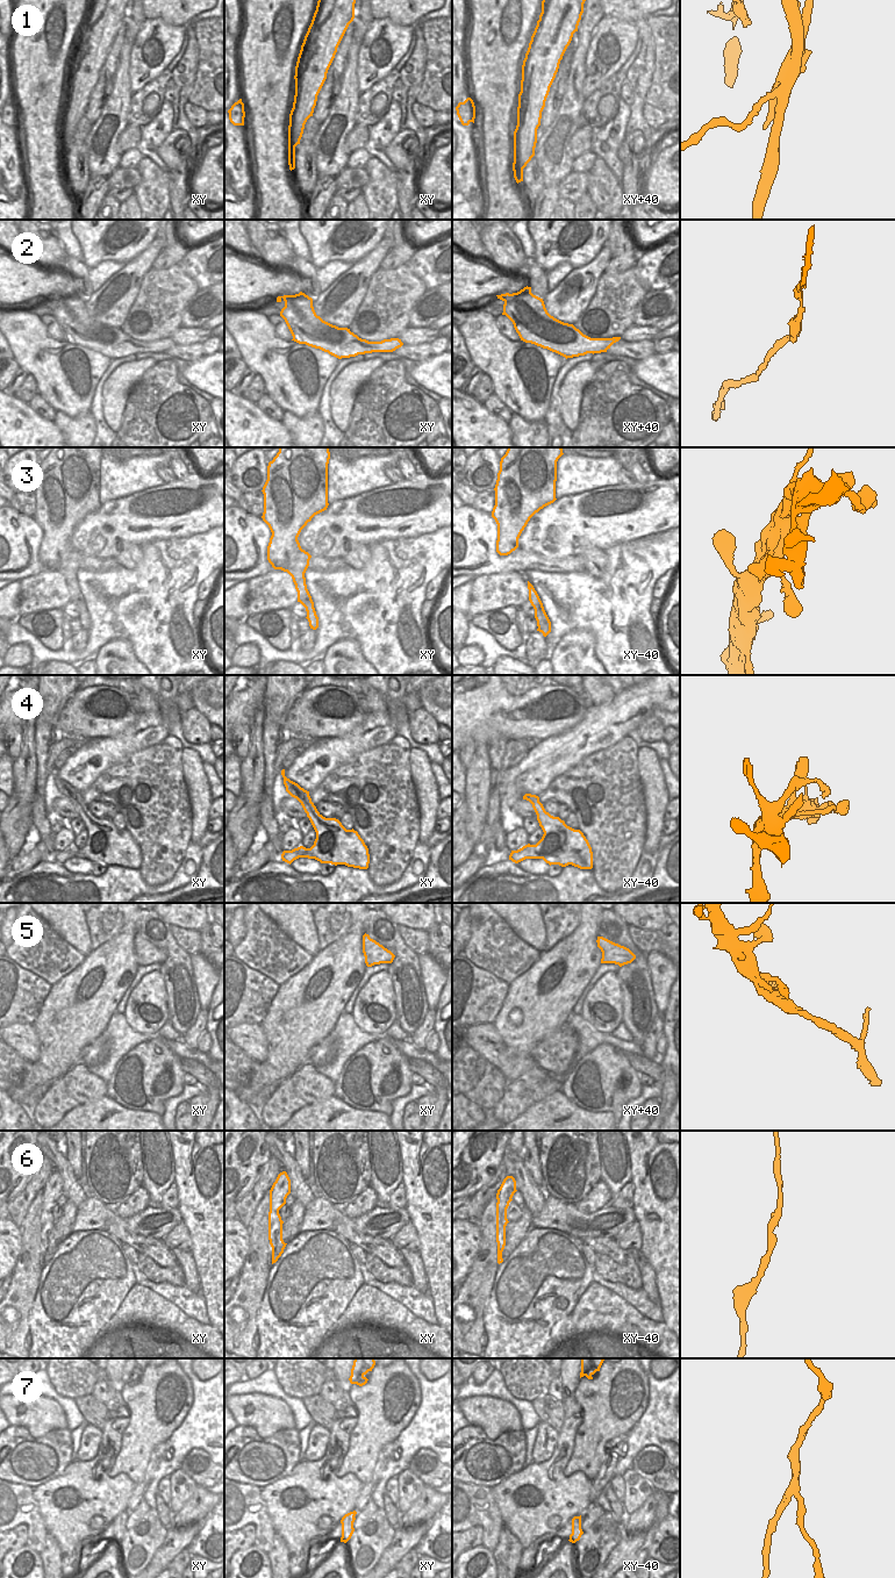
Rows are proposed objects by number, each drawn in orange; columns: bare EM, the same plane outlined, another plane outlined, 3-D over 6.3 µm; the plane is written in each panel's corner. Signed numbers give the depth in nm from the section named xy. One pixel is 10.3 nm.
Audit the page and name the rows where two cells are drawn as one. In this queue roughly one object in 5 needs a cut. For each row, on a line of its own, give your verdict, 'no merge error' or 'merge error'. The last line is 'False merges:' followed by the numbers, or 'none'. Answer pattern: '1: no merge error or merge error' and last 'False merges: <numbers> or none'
1: merge error
2: no merge error
3: no merge error
4: no merge error
5: no merge error
6: no merge error
7: merge error
False merges: 1, 7

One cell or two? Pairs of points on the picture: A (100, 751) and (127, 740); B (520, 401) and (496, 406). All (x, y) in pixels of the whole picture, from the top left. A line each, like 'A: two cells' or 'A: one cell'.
A: one cell
B: two cells

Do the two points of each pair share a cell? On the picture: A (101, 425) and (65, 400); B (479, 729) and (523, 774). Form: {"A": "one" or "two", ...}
{"A": "two", "B": "two"}

